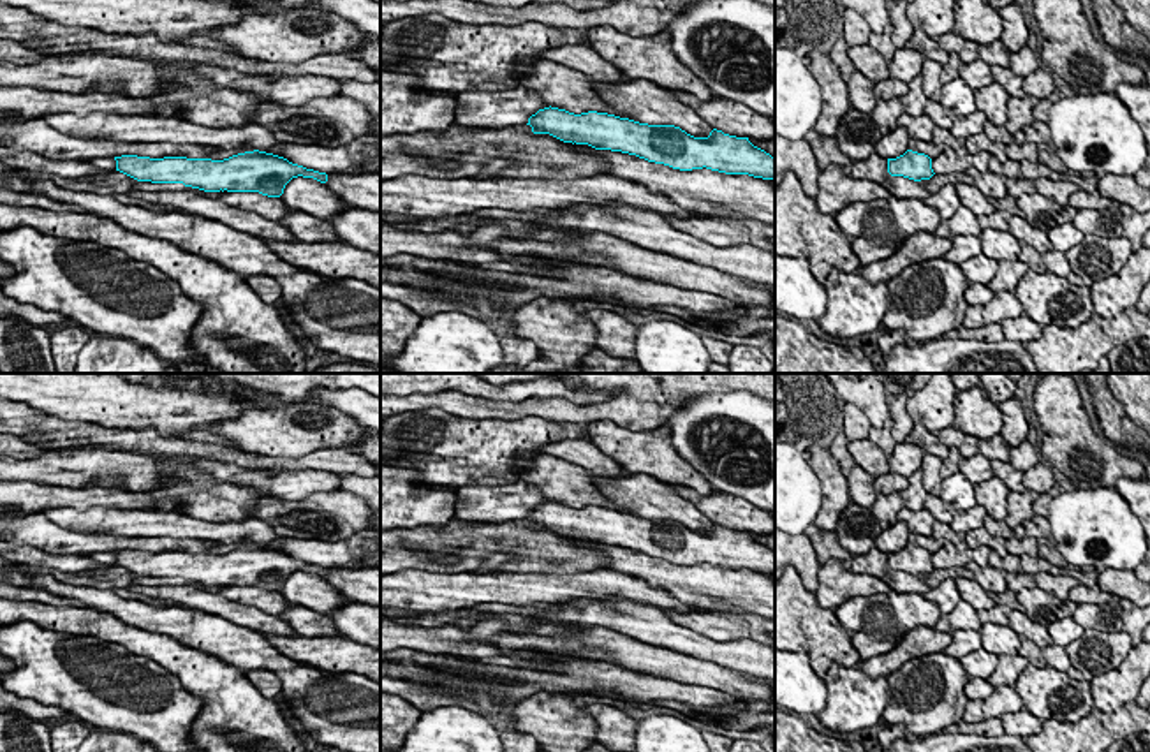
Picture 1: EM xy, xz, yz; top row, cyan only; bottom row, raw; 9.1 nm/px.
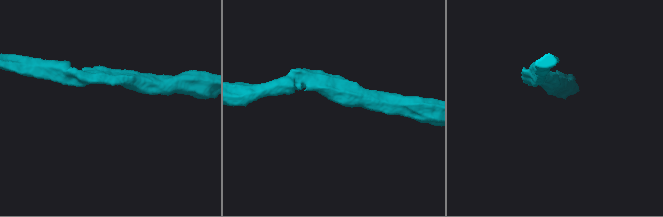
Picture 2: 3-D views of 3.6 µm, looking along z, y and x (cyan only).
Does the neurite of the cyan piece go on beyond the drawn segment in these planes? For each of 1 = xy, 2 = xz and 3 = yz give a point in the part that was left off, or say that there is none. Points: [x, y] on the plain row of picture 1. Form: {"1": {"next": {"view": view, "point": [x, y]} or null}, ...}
{"1": {"next": null}, "2": {"next": null}, "3": {"next": null}}

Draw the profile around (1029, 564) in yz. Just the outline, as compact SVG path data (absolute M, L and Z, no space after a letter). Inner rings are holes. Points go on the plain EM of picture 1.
M1021 555L1020 565L1021 565L1021 572L1032 574L1032 576L1036 576L1037 572L1051 572L1051 567L1053 567L1050 562L1030 555Z

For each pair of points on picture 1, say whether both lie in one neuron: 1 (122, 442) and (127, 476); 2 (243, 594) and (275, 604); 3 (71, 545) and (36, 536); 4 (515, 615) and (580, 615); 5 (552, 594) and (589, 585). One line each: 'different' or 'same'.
1: different
2: same
3: same
4: different
5: same

